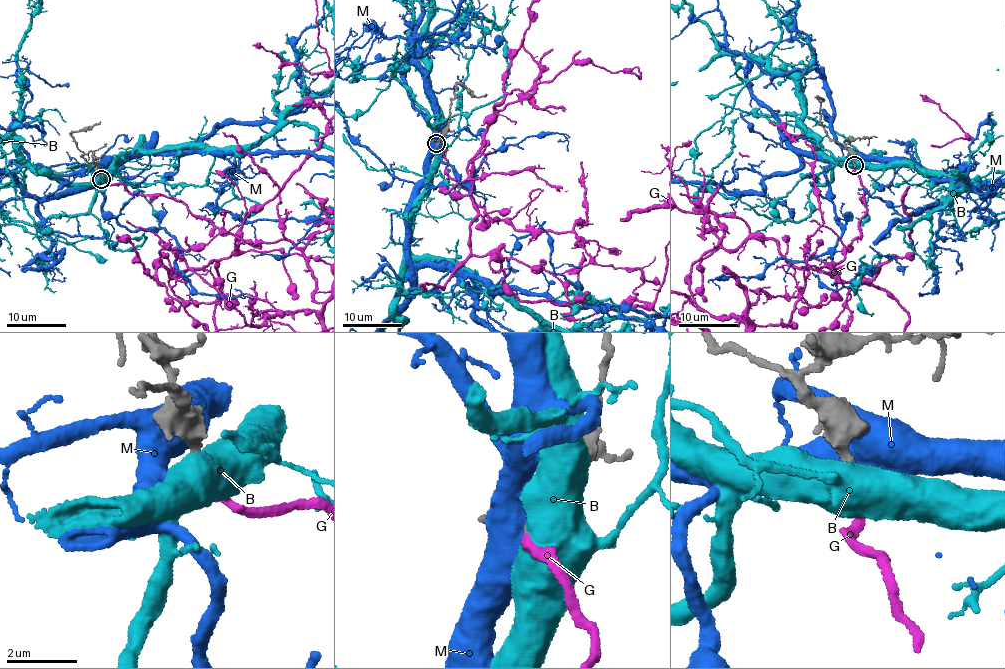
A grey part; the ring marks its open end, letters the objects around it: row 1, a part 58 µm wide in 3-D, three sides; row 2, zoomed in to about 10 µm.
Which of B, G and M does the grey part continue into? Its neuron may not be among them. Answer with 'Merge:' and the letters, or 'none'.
Merge: G

